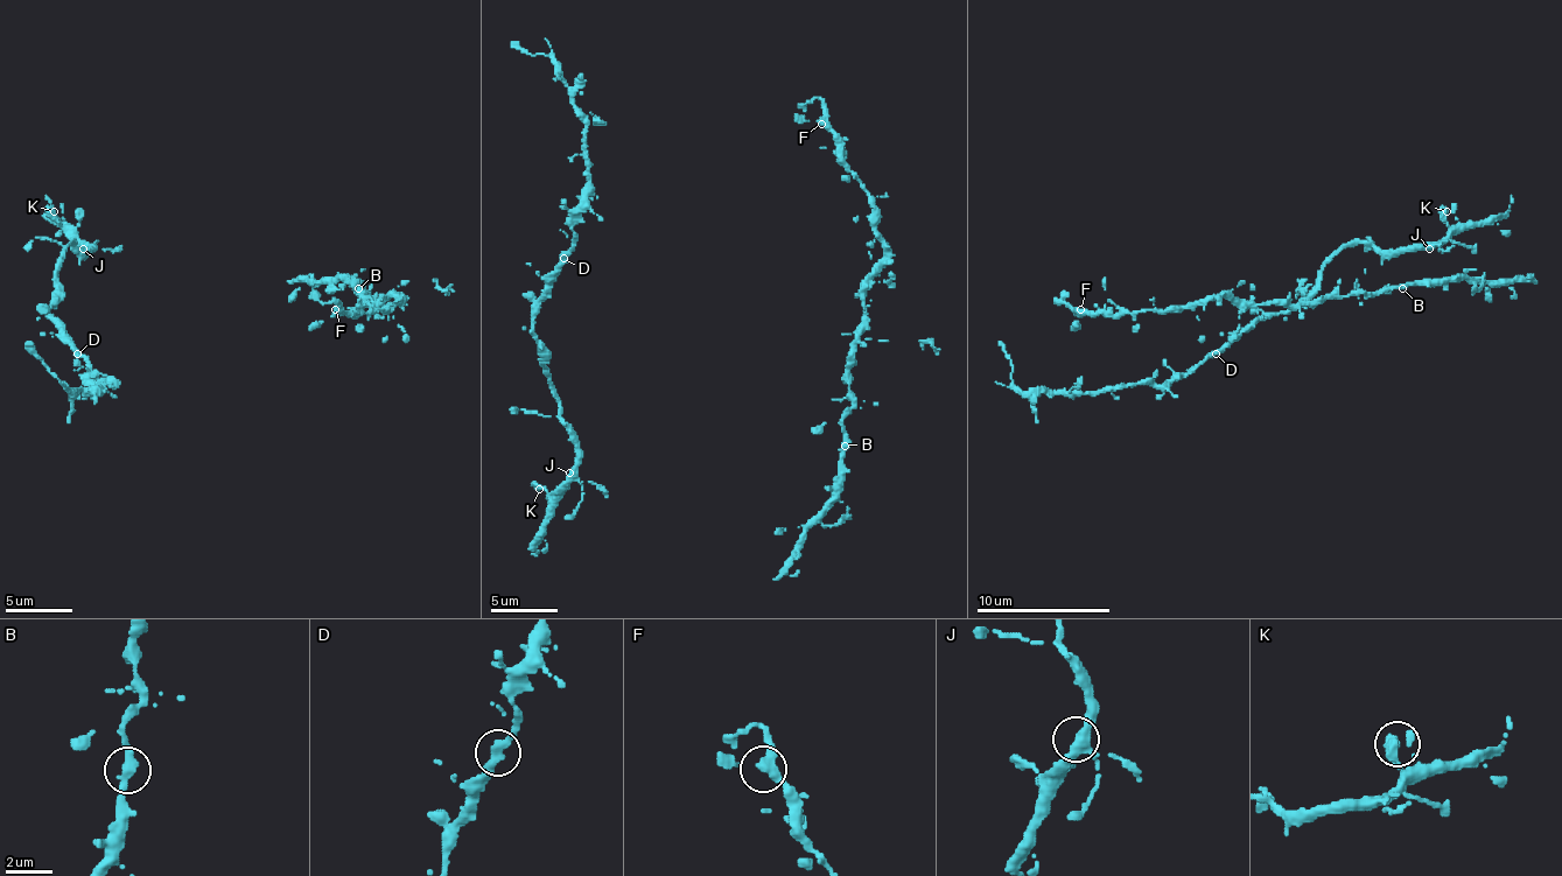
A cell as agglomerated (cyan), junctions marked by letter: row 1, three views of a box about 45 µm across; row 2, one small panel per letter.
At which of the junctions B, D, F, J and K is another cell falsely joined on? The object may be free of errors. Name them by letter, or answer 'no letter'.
no letter

